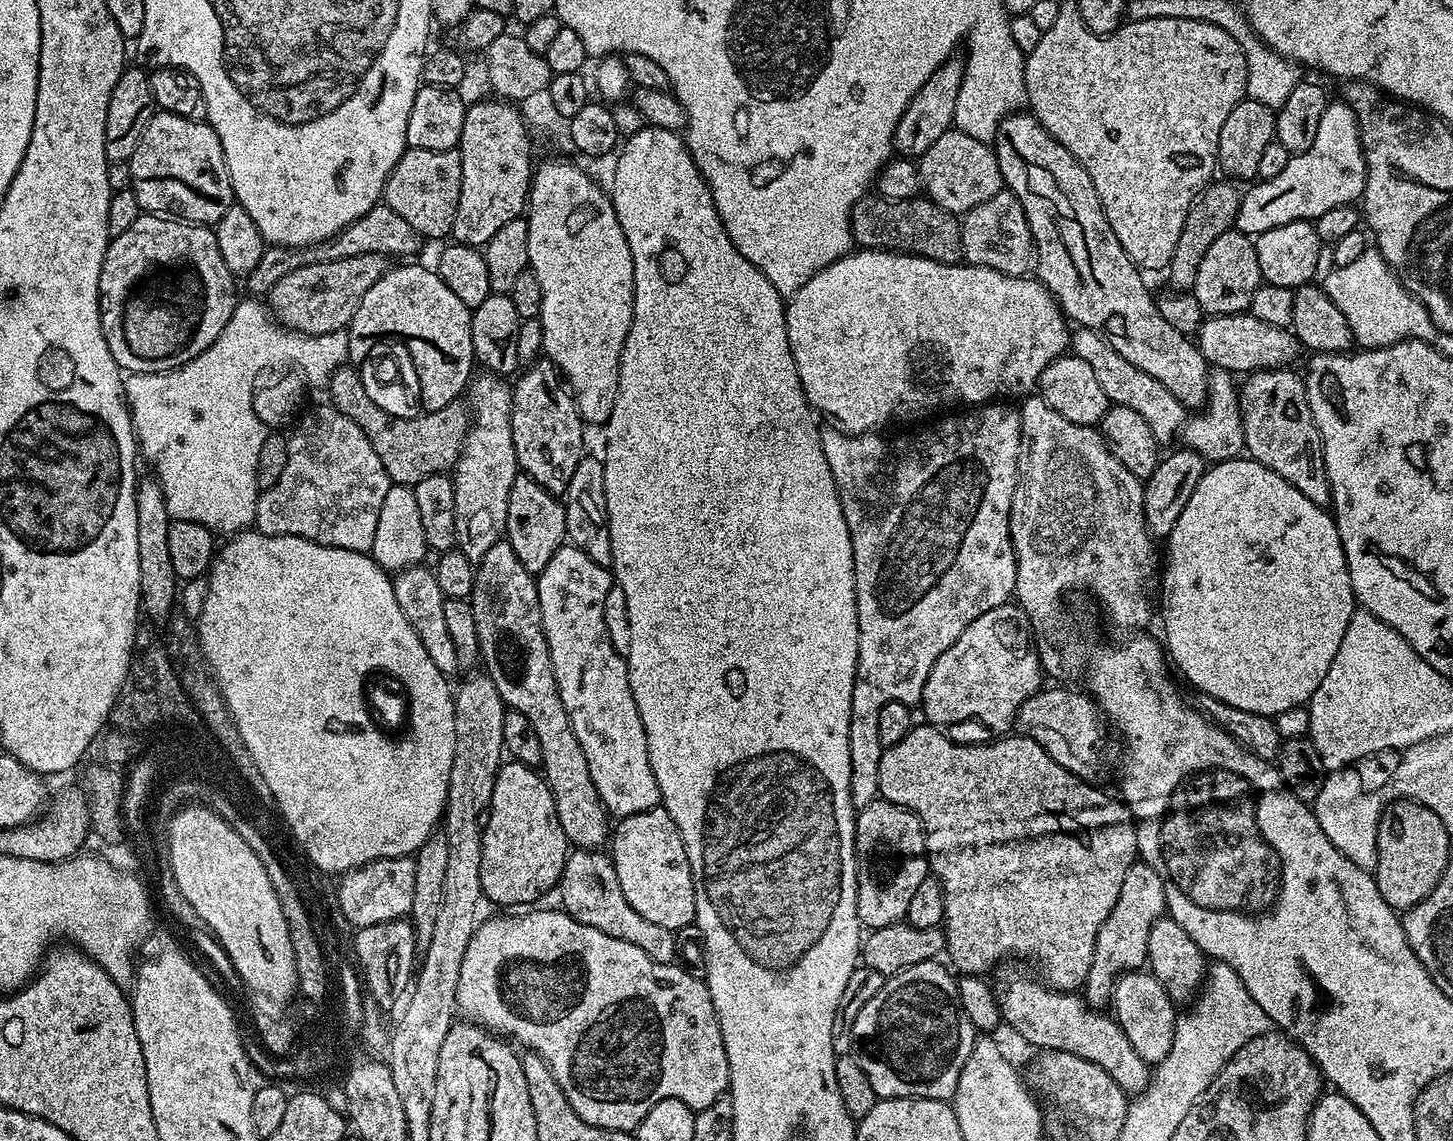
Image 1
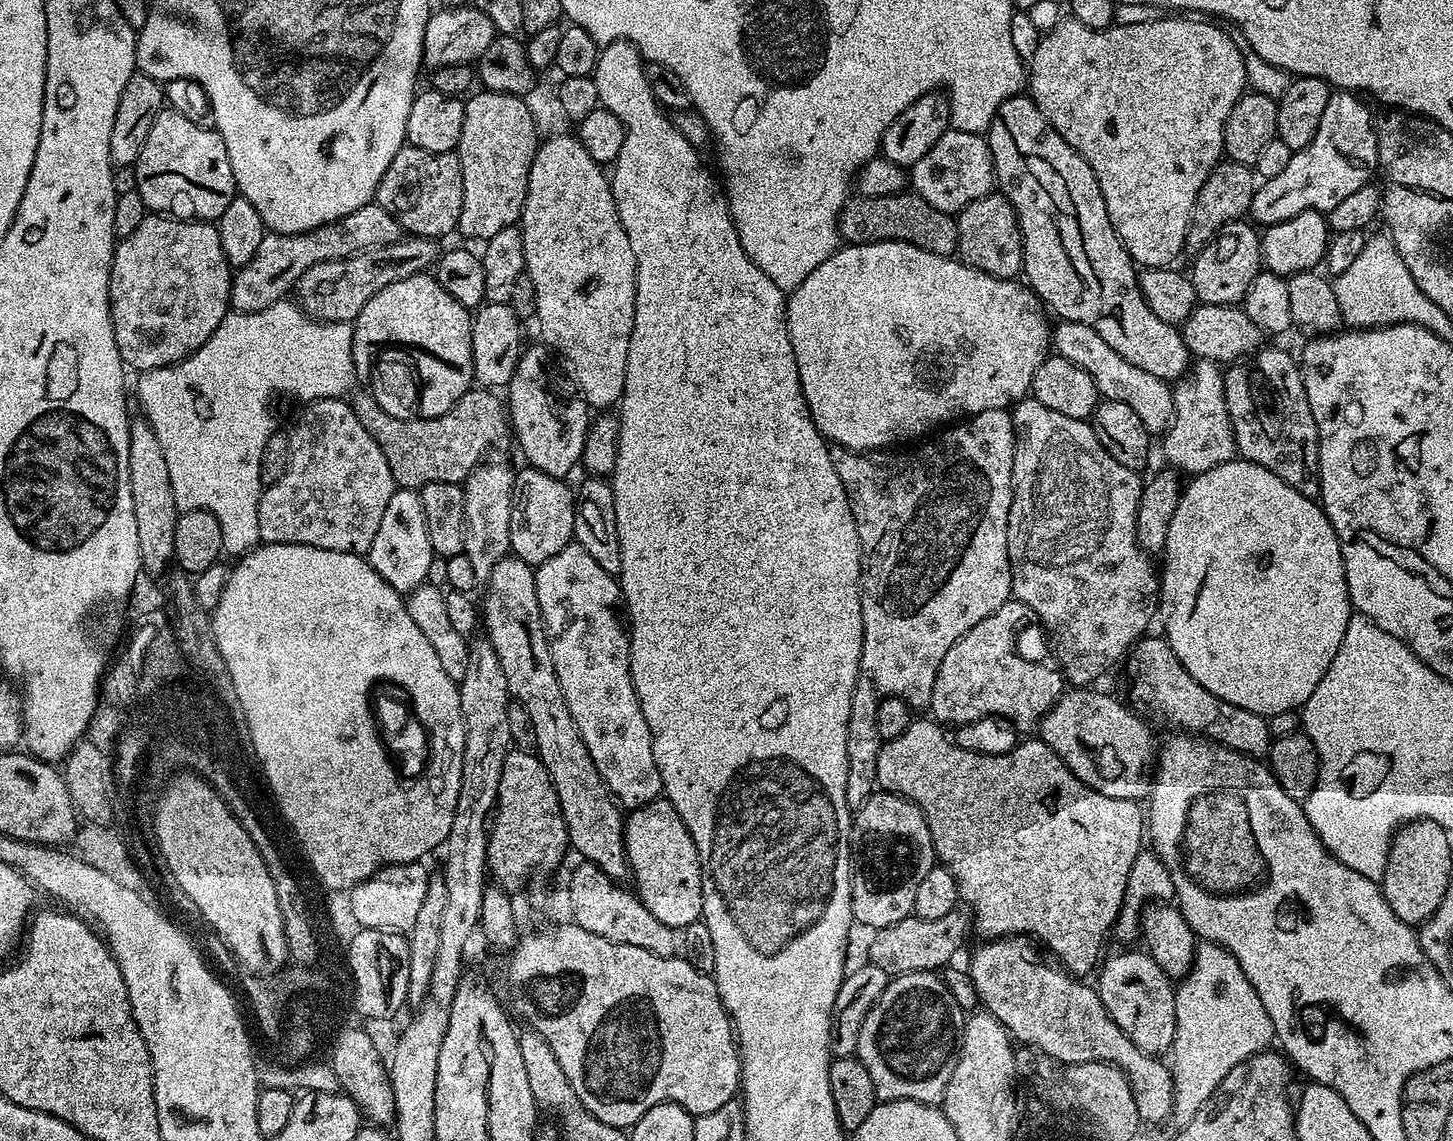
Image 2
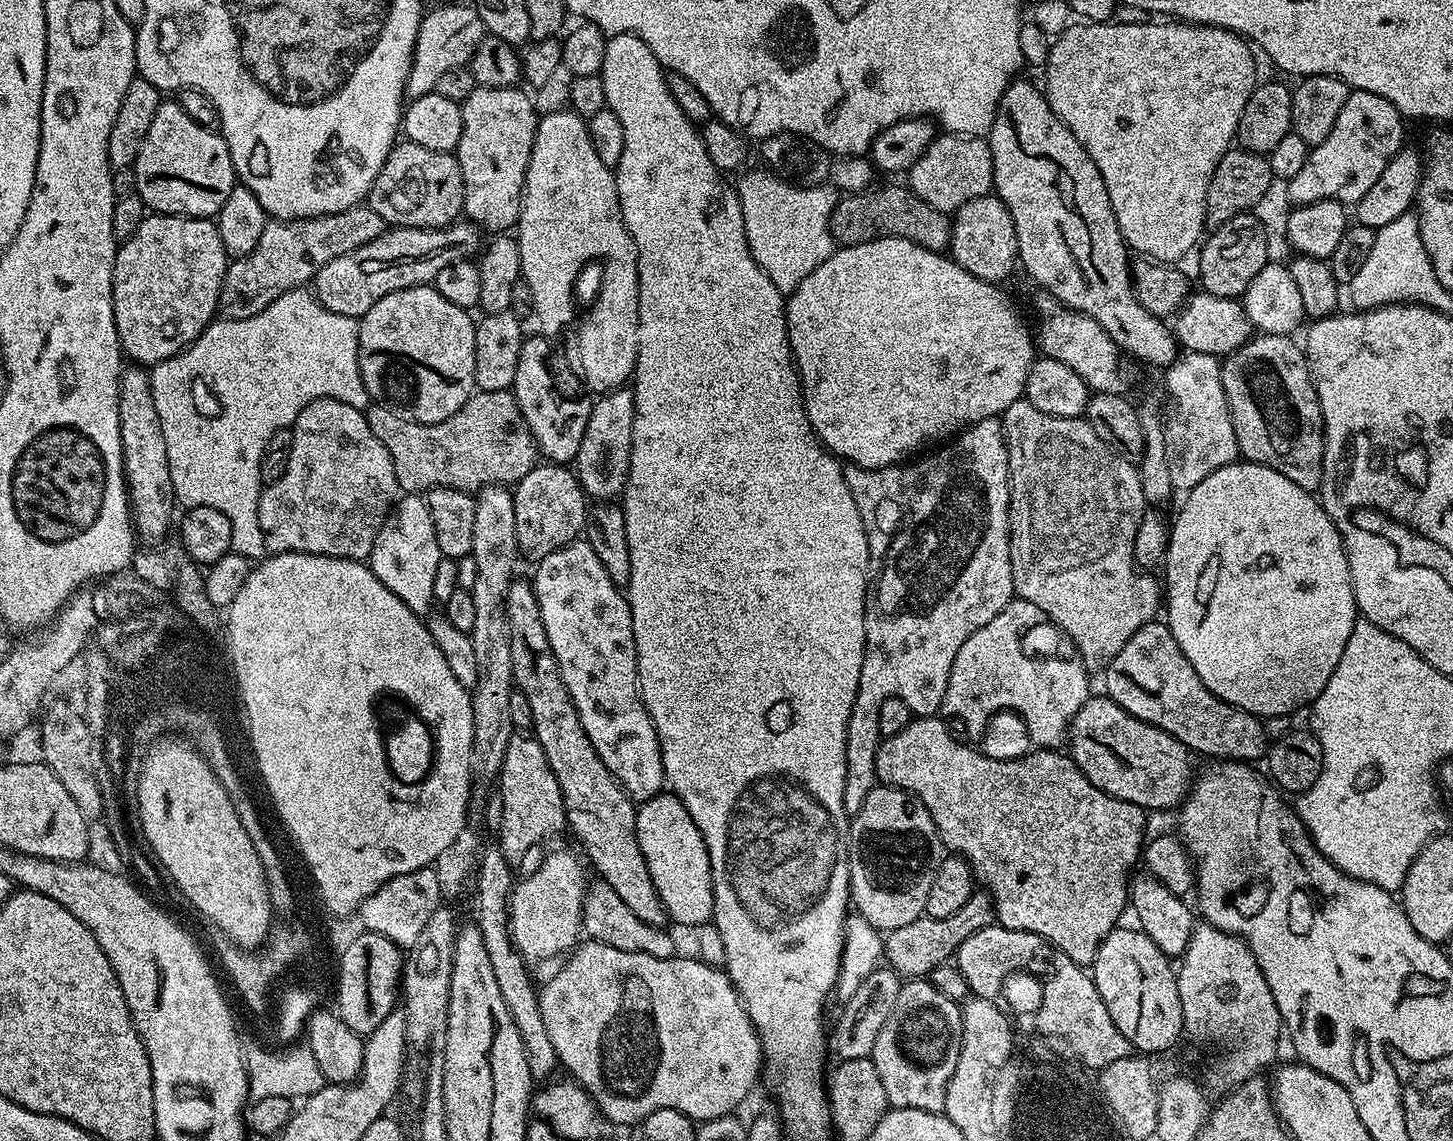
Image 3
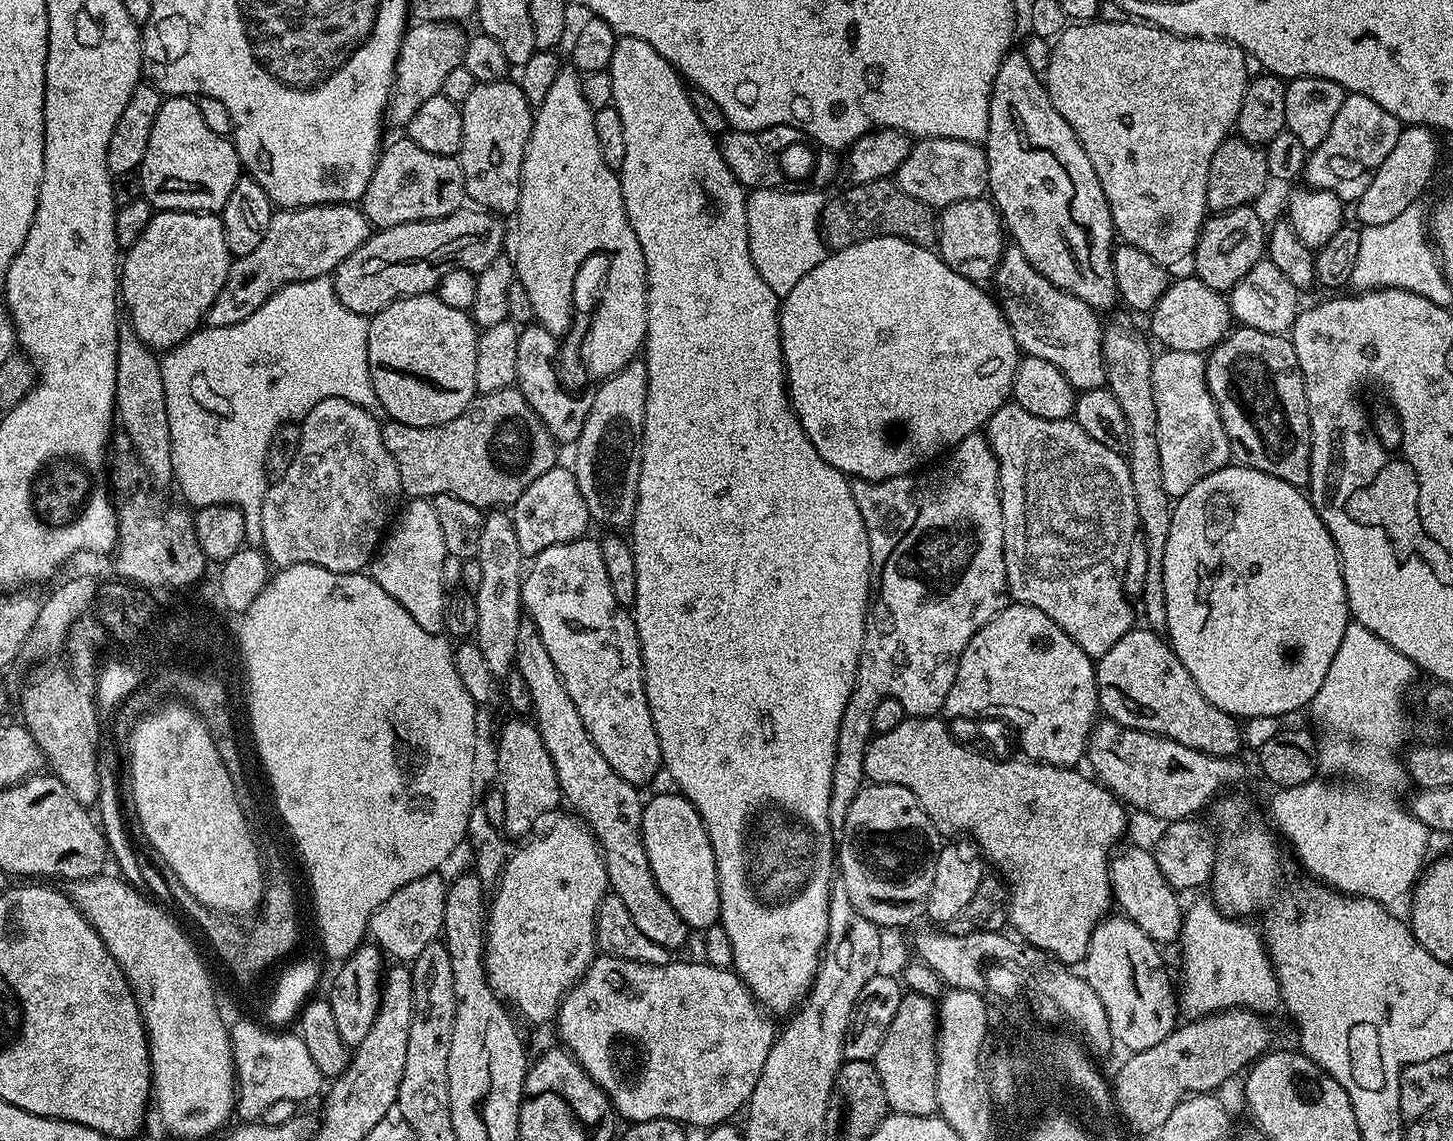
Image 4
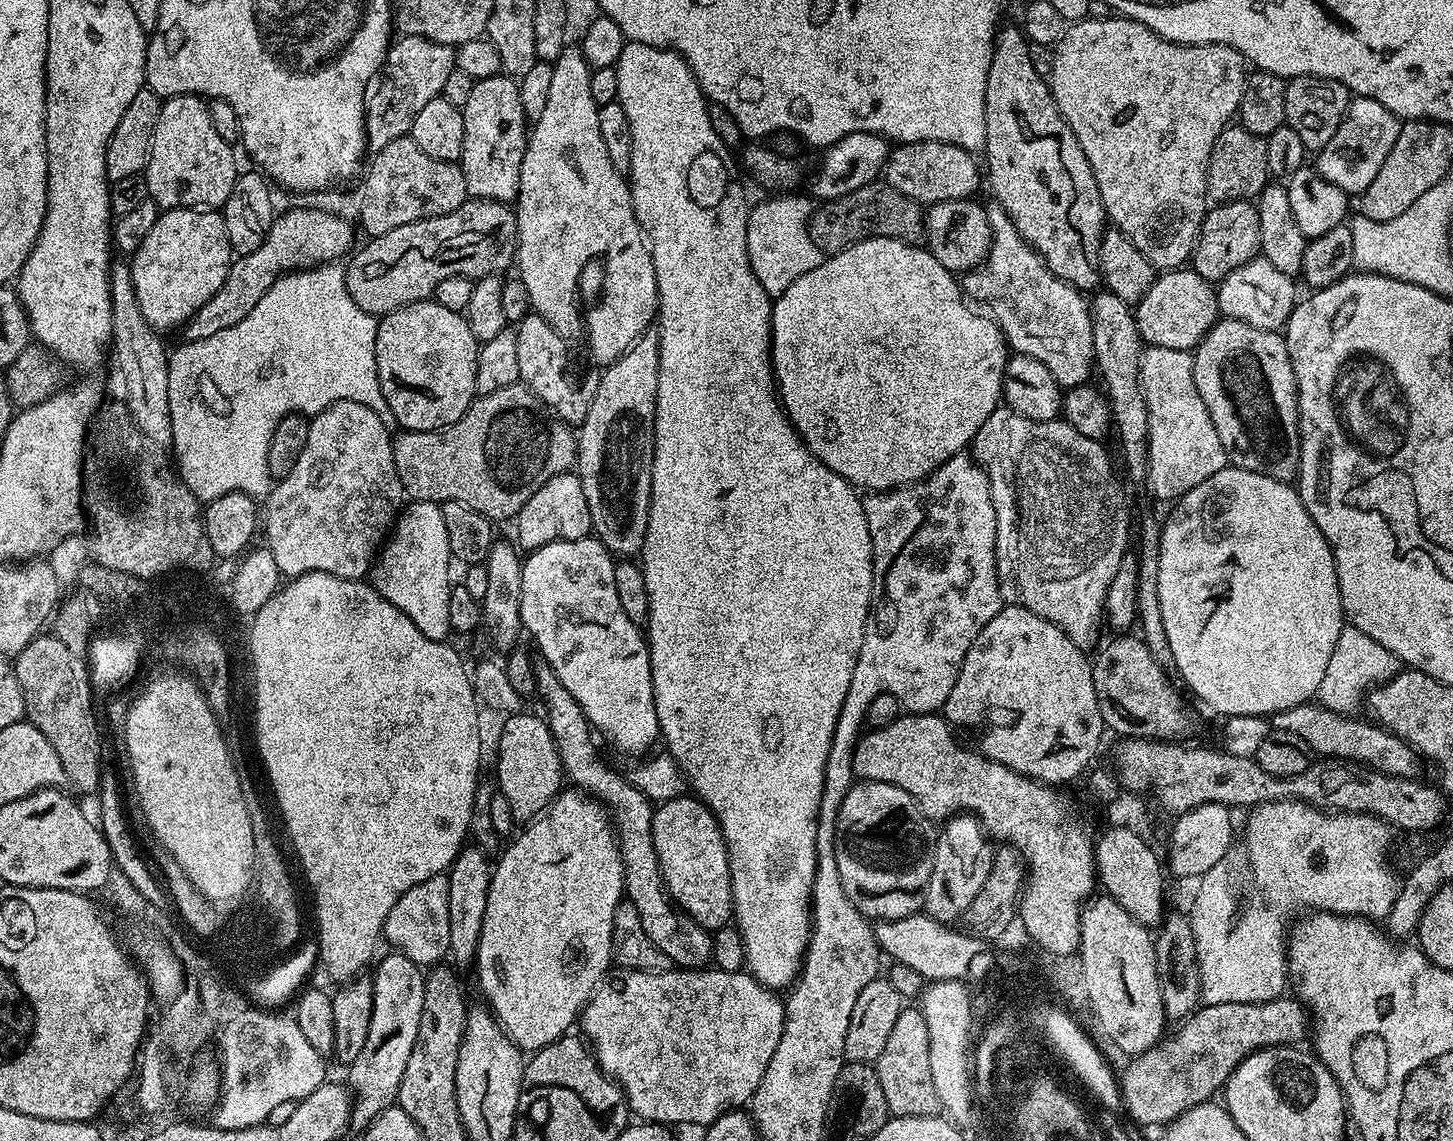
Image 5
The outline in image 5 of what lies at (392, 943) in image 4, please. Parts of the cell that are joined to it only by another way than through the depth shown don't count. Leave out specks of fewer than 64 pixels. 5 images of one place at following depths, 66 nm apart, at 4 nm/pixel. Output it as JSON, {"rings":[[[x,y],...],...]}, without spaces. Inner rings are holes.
{"rings":[[[445,873],[426,878],[426,882],[418,882],[418,886],[410,886],[402,898],[394,902],[394,910],[384,923],[382,933],[385,941],[389,940],[395,951],[406,954],[410,962],[421,966],[435,966],[441,963],[449,953],[449,880]]]}

